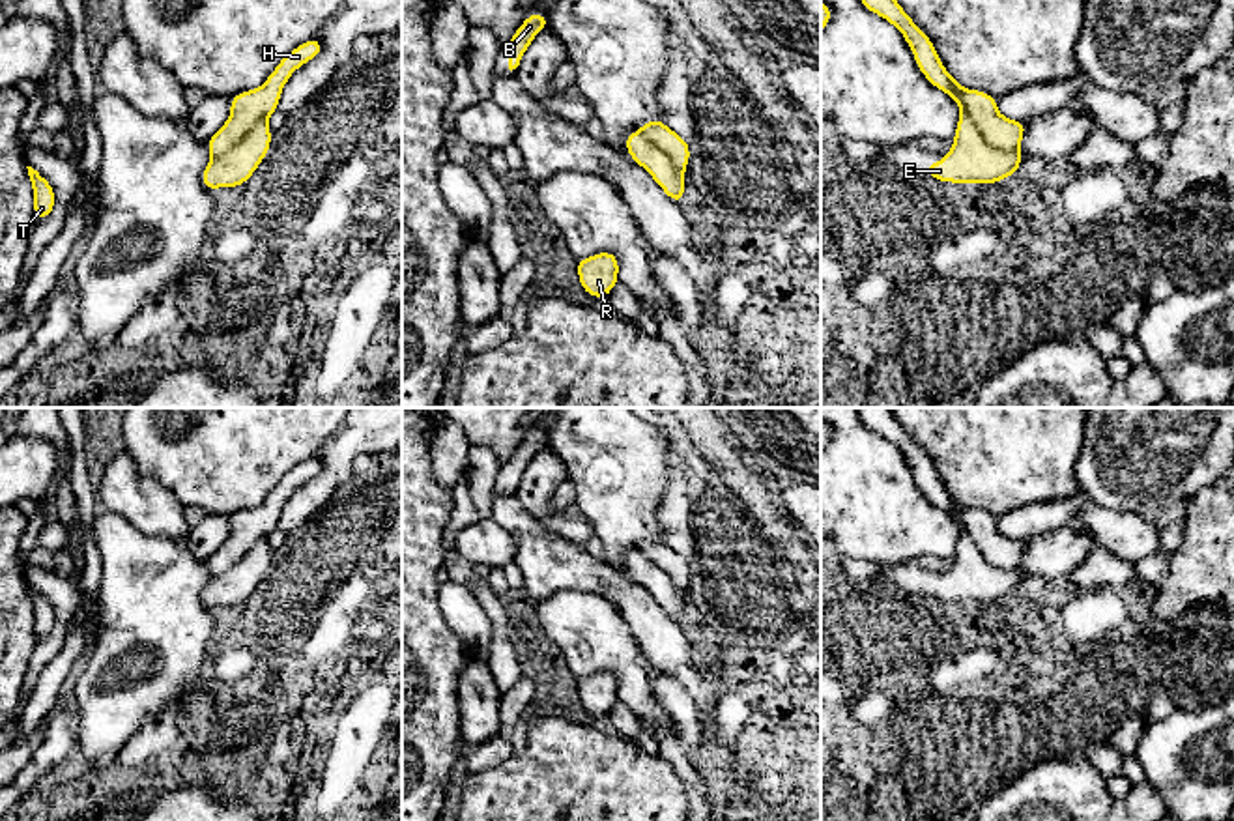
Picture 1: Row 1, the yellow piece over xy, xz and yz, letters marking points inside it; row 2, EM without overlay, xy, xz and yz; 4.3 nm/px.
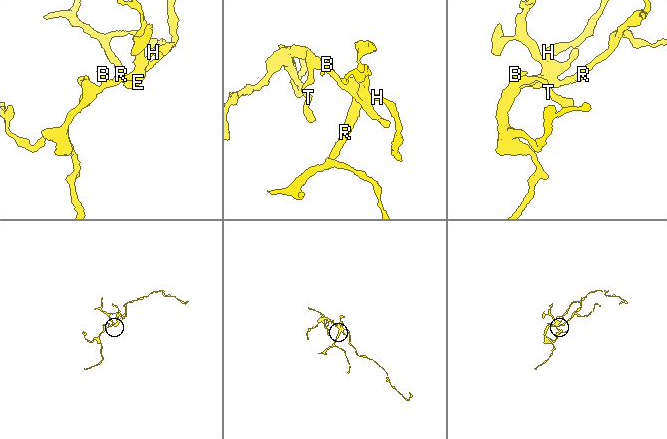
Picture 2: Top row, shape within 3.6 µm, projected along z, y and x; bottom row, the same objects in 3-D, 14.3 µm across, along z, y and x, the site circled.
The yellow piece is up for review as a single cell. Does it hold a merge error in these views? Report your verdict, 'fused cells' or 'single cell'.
fused cells

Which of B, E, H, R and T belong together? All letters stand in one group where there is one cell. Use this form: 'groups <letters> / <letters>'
groups B H T / E R

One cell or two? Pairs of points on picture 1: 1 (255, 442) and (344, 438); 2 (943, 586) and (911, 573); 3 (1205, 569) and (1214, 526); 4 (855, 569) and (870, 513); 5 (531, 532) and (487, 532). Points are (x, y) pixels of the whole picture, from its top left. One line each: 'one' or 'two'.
1: two
2: one
3: one
4: two
5: two

